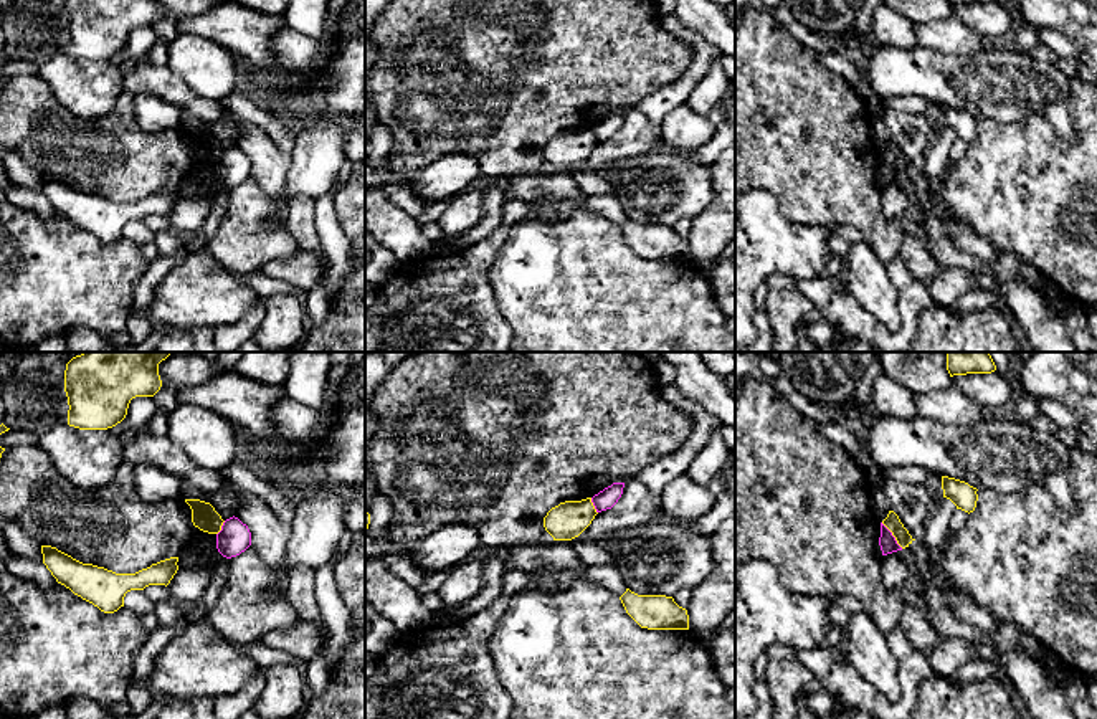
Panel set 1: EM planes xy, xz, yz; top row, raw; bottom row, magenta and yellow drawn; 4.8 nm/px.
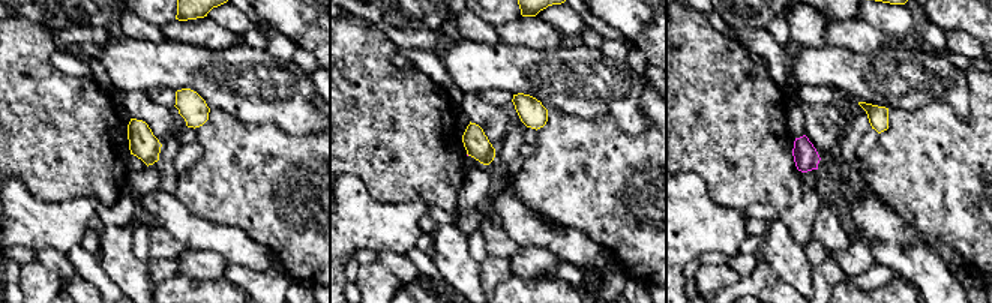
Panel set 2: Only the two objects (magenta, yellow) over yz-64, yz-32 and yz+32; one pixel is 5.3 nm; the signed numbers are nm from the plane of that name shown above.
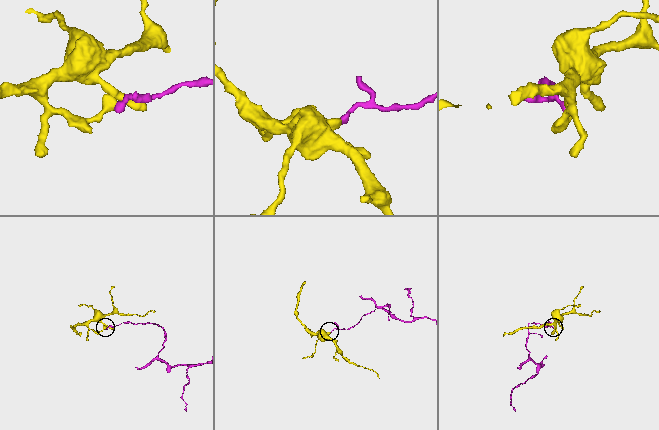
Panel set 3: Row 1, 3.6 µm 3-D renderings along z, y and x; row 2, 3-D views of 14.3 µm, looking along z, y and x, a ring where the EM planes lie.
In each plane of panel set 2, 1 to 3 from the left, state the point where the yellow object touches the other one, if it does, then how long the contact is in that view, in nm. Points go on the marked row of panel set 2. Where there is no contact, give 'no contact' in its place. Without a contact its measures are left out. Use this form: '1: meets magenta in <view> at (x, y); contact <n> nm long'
1: no contact
2: no contact
3: no contact

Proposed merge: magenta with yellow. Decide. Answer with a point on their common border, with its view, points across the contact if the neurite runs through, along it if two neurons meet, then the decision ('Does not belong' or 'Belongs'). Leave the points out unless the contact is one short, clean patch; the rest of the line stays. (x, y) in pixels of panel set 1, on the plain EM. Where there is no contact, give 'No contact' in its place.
Touches magenta at yz (892, 166). Boundary: yz (881, 152), (902, 177). Does not belong

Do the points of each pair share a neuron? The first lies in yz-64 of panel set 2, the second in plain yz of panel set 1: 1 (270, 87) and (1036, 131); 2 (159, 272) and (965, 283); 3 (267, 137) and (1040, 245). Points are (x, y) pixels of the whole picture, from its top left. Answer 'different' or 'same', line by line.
1: different
2: different
3: same

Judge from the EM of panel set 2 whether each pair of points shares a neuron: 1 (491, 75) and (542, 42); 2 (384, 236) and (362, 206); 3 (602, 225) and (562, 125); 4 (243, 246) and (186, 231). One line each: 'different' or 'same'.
1: different
2: same
3: same
4: same

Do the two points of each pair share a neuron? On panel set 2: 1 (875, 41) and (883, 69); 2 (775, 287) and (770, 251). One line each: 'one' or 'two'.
1: two
2: two

